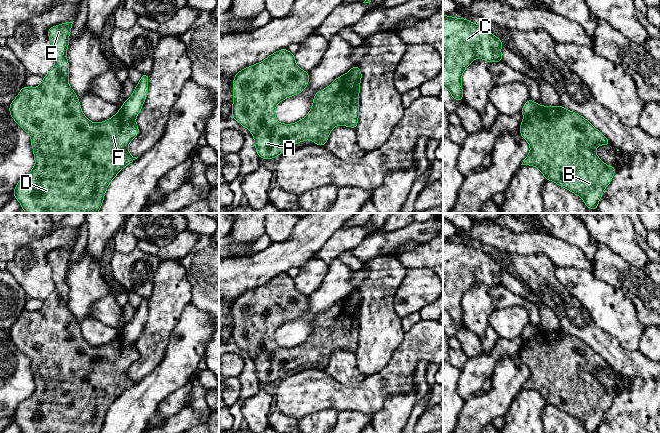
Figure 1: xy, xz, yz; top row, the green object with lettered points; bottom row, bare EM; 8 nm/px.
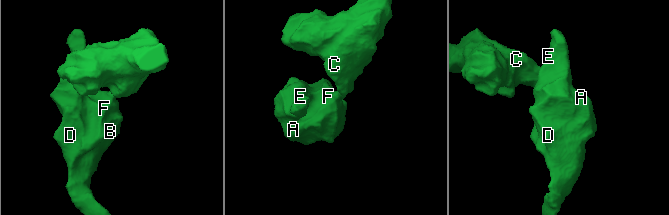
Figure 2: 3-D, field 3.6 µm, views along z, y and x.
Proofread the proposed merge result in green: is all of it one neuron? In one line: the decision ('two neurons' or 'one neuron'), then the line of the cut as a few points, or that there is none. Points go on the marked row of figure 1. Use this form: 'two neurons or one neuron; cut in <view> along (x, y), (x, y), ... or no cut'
two neurons; cut in yz along (539, 105), (532, 114), (524, 118)

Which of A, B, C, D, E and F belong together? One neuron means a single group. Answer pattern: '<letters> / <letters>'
A B D E F / C

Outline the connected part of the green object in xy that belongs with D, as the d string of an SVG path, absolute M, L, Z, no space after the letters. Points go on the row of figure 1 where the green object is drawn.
M66 22L60 25L56 25L51 27L47 34L51 40L52 44L52 56L55 61L54 67L48 72L48 74L43 78L42 83L34 88L28 88L26 86L23 86L23 88L20 90L17 97L13 100L13 102L9 106L10 110L10 116L16 121L16 123L31 136L31 145L34 152L34 158L35 158L35 166L34 168L26 174L24 177L22 177L14 191L14 198L16 198L20 204L21 208L26 213L97 213L102 205L105 192L107 190L107 187L109 186L110 182L115 178L115 176L127 165L132 163L135 159L138 157L133 157L128 152L128 144L138 135L139 128L137 126L137 123L135 119L128 117L125 113L123 113L121 110L119 110L113 117L111 117L109 120L105 120L100 123L93 123L90 120L87 119L87 117L83 114L79 99L76 95L76 93L72 90L68 83L69 79L69 63L66 57L67 48L69 45L69 35L72 28L72 22Z

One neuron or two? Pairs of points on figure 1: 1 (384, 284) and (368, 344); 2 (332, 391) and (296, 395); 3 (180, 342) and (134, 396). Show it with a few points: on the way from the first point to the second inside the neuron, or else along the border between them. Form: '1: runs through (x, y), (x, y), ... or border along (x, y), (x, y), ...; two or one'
1: runs through (377, 299), (377, 329); one
2: runs through (323, 391), (305, 392); one
3: runs through (180, 357), (149, 388); one

